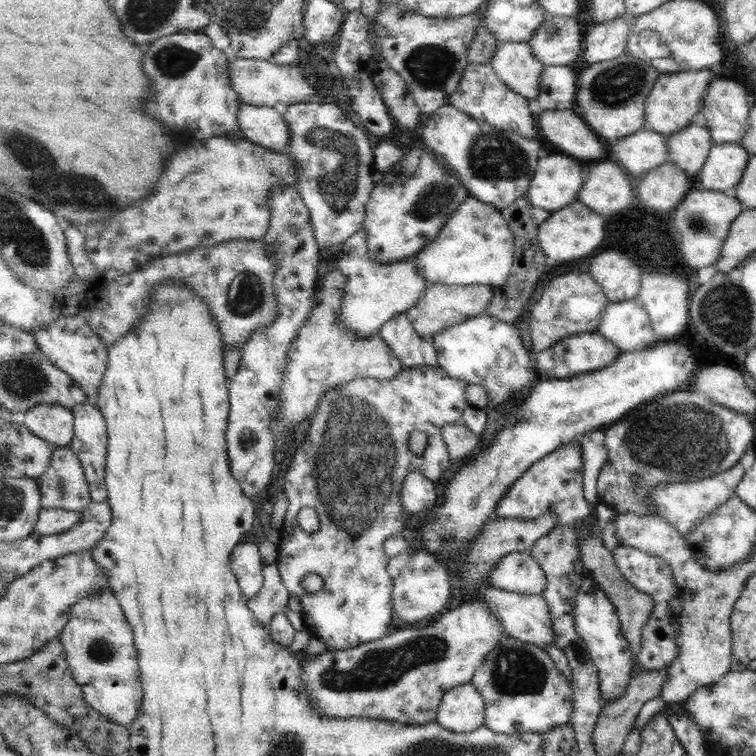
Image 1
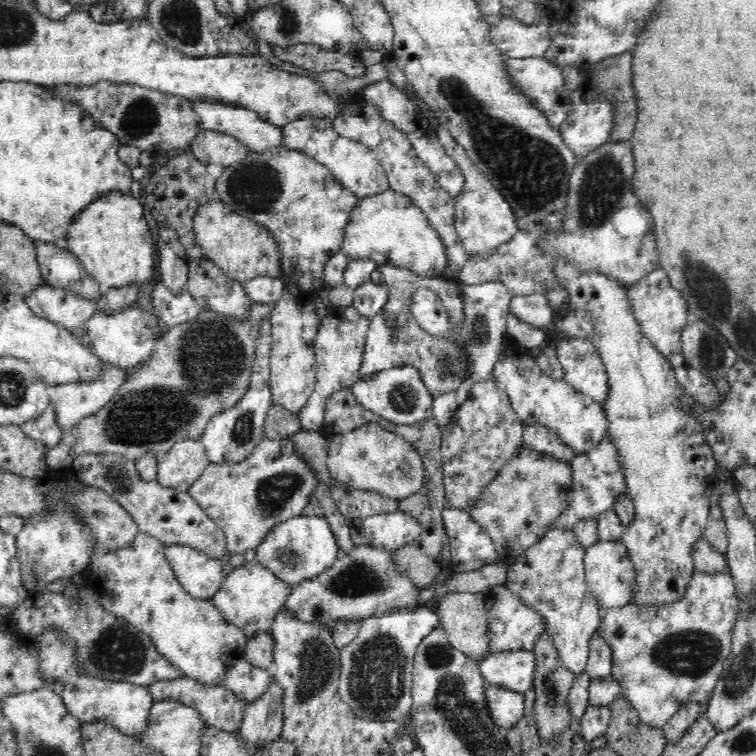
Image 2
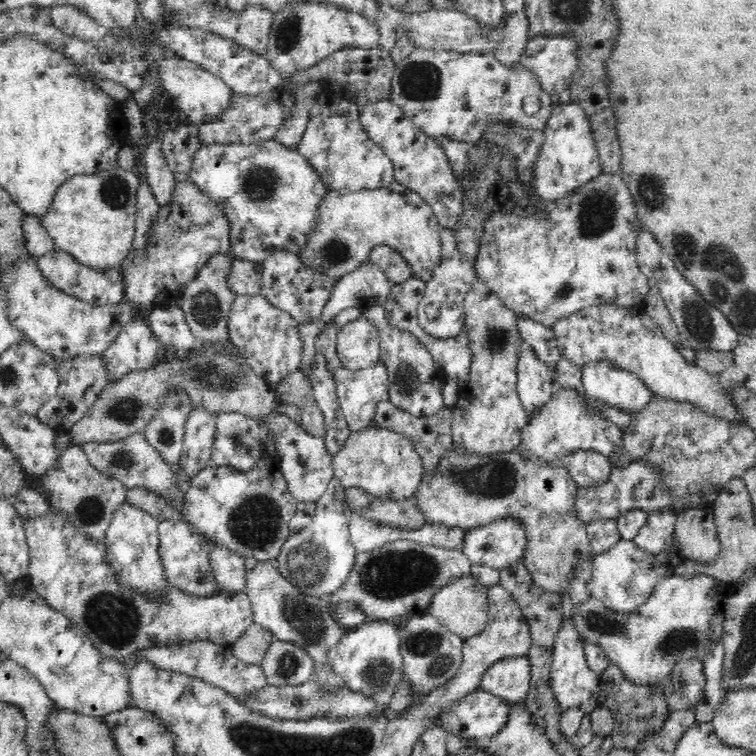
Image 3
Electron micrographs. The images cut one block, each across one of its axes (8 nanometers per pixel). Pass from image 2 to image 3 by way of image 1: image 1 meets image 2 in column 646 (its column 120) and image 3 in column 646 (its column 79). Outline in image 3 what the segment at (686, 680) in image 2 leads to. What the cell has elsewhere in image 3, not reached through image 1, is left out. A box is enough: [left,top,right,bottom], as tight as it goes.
[572,573,724,688]

